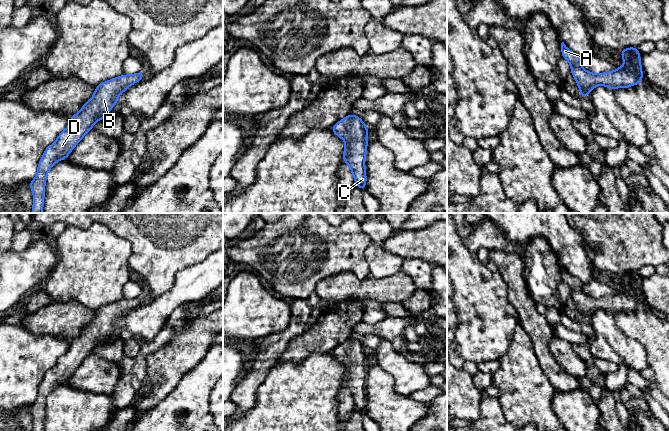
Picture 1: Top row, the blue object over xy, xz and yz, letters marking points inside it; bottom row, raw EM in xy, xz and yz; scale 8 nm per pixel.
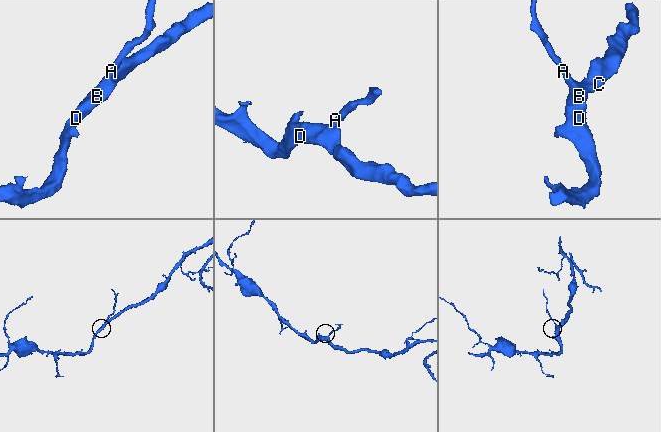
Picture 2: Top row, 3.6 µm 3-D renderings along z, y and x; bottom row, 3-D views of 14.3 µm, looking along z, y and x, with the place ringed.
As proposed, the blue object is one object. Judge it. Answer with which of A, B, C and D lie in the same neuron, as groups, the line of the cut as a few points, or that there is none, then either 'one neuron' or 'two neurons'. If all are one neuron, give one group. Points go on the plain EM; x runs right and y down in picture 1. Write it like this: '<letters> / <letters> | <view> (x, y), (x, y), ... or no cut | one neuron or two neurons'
A B C D | no cut | one neuron

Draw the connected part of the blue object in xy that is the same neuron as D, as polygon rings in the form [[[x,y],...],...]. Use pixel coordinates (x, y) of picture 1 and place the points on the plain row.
[[[144,296],[122,298],[95,311],[92,322],[84,327],[80,335],[70,341],[67,352],[49,369],[37,391],[35,402],[28,408],[33,417],[33,430],[43,431],[47,398],[58,385],[67,383],[75,370],[92,353],[97,345],[108,341],[110,334],[118,328],[118,321],[133,308],[144,302]]]

